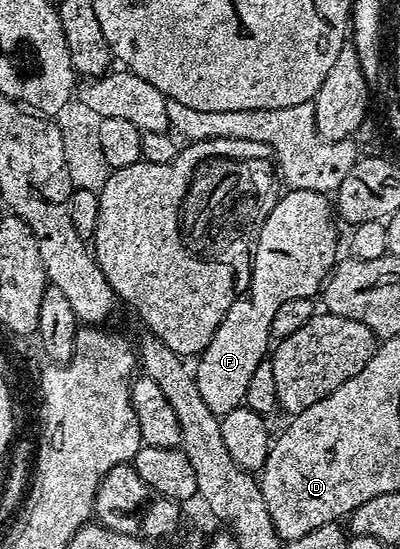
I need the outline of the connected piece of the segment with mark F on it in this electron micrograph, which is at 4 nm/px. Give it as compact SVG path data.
M306 189L285 190L270 209L266 221L258 228L254 236L252 248L252 272L248 274L246 286L237 294L230 305L226 317L222 317L222 325L214 333L210 345L194 363L194 374L198 393L202 393L202 401L210 405L215 415L223 417L230 409L242 406L246 397L246 385L254 374L254 369L265 362L270 351L270 321L278 309L278 305L295 299L312 299L323 288L332 268L338 262L336 255L336 223L334 207L327 194L308 192Z

